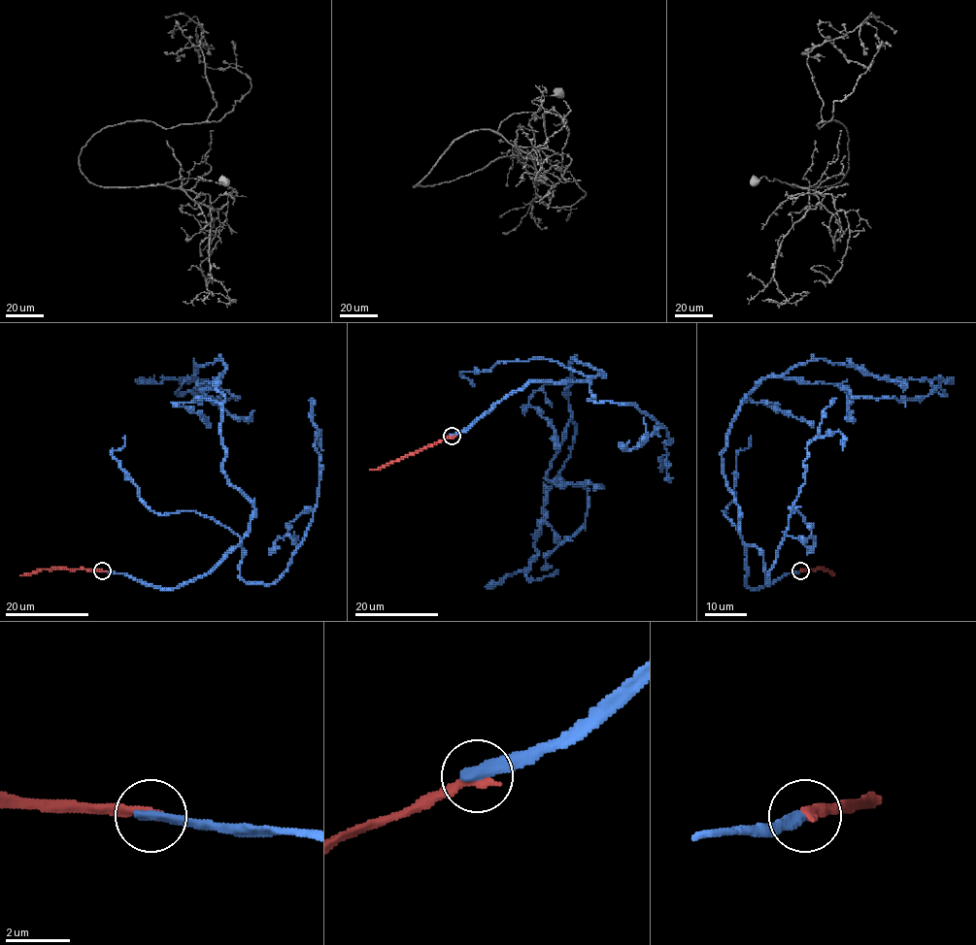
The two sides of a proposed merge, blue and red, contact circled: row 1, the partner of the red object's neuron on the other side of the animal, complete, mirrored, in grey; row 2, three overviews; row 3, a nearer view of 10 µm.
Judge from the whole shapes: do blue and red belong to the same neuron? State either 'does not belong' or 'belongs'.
does not belong

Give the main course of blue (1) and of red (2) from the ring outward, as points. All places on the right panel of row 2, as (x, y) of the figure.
1: (800, 570), (745, 582), (722, 450), (741, 402), (761, 379), (818, 359), (944, 392), (935, 387)
2: (800, 570), (827, 570), (834, 574)

